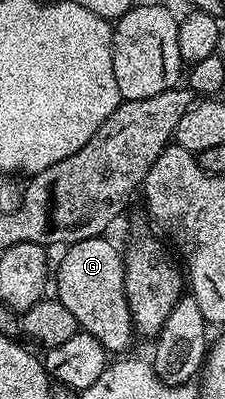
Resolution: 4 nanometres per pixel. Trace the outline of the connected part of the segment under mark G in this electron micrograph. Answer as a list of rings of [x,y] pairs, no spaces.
[[[107,237],[77,241],[64,251],[67,252],[60,257],[59,268],[53,271],[53,291],[59,303],[77,317],[86,334],[101,341],[108,353],[126,352],[123,350],[130,345],[131,338],[136,338],[137,332],[126,300],[124,252],[118,251]]]

